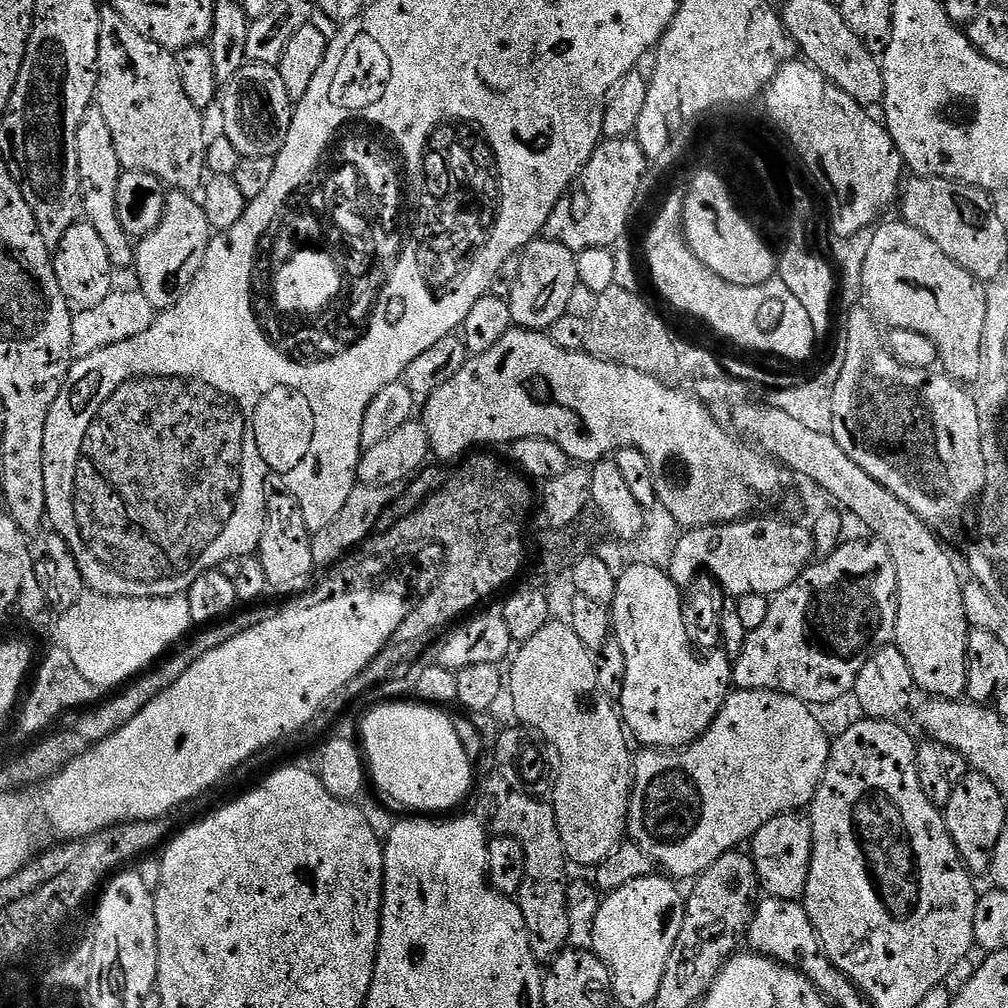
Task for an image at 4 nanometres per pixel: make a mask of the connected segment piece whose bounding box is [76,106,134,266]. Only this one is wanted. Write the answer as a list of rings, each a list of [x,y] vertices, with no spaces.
[[[99,106],[89,108],[88,113],[84,115],[76,141],[83,215],[88,215],[85,216],[87,223],[92,224],[94,230],[98,230],[98,234],[102,234],[102,242],[106,242],[106,250],[110,254],[112,264],[131,265],[134,260],[134,244],[123,230],[116,205],[116,191],[119,188],[122,169],[118,162],[118,154],[114,150],[114,138],[110,134],[110,126],[106,124],[106,118]]]

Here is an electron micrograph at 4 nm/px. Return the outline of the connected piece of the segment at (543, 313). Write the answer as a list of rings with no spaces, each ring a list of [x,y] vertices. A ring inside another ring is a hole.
[[[537,238],[523,249],[519,257],[520,269],[512,284],[512,293],[506,296],[512,323],[516,328],[529,330],[548,330],[558,318],[569,311],[572,295],[578,292],[576,278],[577,253],[571,252],[557,240]],[[524,256],[524,257],[523,257]]]

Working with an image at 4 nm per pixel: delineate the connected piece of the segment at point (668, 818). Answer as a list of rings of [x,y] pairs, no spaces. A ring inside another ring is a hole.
[[[746,688],[733,691],[724,700],[720,712],[714,718],[714,722],[698,737],[693,744],[687,744],[684,748],[648,748],[644,753],[637,755],[634,760],[634,779],[632,782],[632,798],[628,802],[628,831],[631,843],[639,844],[640,848],[652,856],[657,865],[660,864],[669,877],[689,876],[695,878],[714,866],[722,854],[739,849],[751,841],[752,836],[770,818],[781,816],[783,812],[794,812],[809,807],[822,782],[822,774],[828,765],[830,751],[830,736],[824,733],[822,725],[816,721],[816,716],[809,705],[804,704],[798,698],[788,696],[784,692],[767,692],[764,688]]]

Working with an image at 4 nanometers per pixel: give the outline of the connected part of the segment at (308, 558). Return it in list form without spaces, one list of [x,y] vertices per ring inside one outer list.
[[[285,494],[267,497],[262,513],[258,559],[268,579],[268,588],[272,592],[274,590],[280,596],[296,596],[307,590],[308,583],[312,580],[312,572],[314,573],[316,568],[312,553],[313,539],[313,533],[308,531],[295,496]]]

